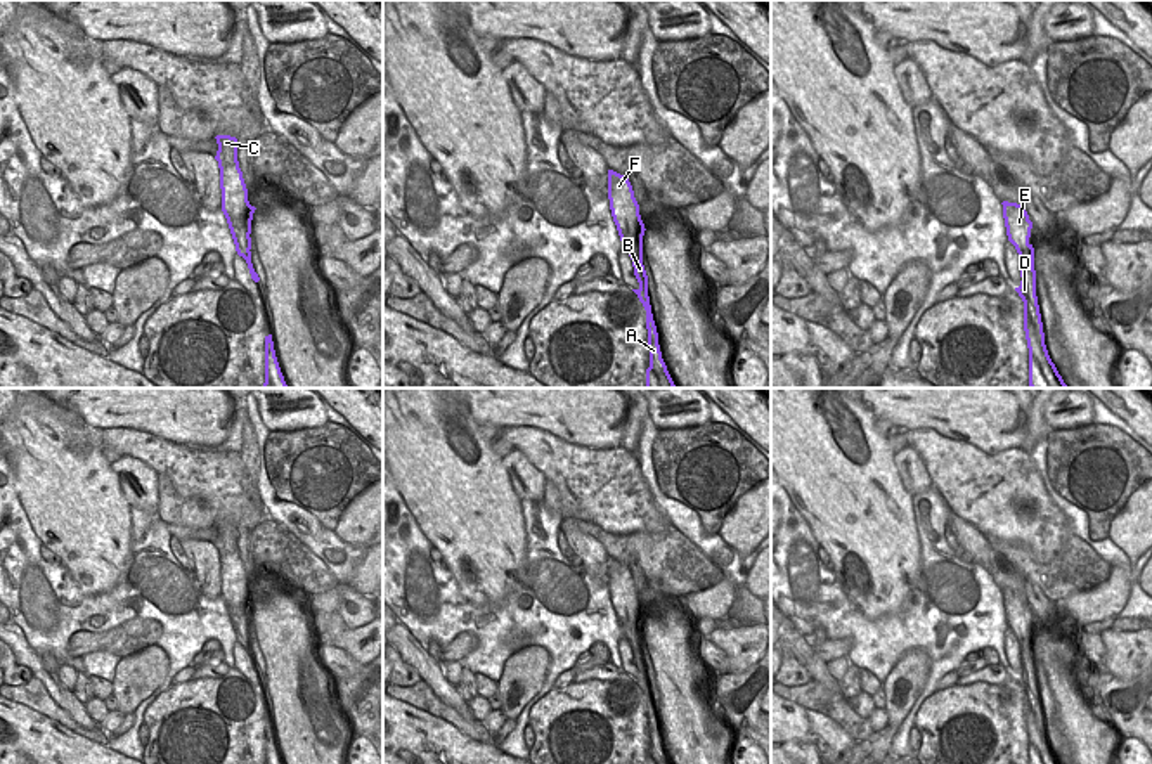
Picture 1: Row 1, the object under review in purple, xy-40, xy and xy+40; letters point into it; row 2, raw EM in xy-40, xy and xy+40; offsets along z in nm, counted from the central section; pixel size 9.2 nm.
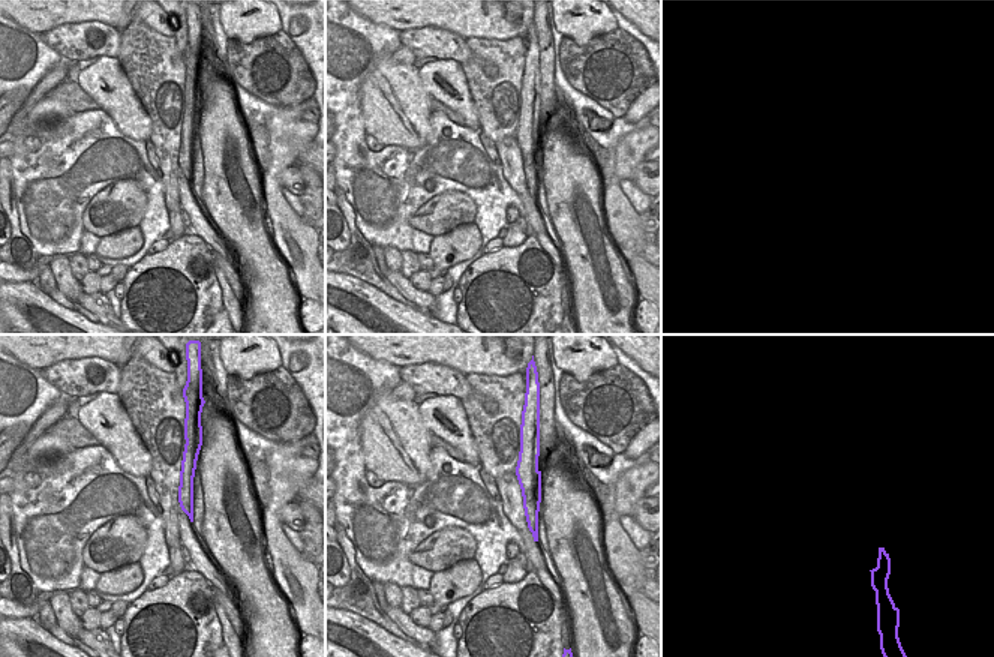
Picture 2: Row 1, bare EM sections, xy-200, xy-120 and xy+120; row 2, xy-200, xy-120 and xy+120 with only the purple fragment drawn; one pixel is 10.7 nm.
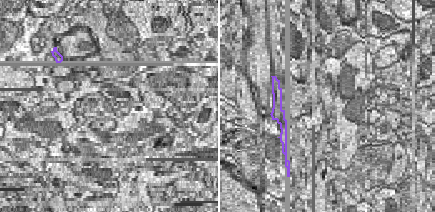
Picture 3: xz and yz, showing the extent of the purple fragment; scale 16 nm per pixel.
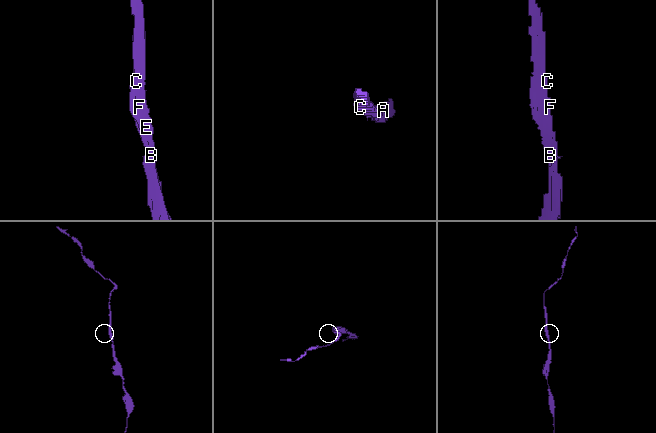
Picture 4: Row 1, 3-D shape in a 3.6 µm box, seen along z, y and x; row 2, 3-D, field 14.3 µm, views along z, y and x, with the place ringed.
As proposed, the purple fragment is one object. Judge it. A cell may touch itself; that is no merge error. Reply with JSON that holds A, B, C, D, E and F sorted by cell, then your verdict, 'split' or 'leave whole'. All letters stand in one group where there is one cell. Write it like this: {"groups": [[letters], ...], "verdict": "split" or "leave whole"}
{"groups": [["A", "B", "C", "D", "E", "F"]], "verdict": "leave whole"}

